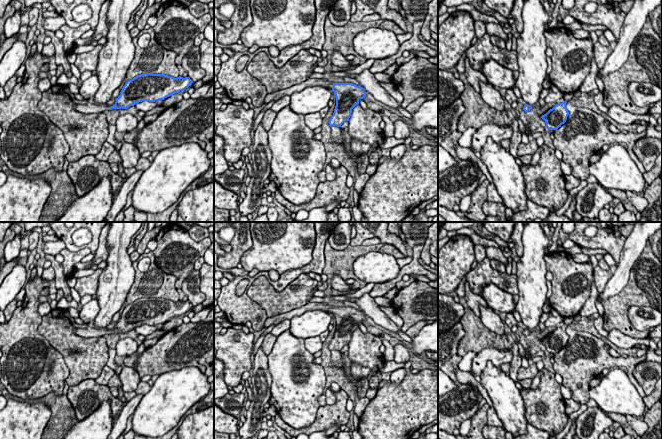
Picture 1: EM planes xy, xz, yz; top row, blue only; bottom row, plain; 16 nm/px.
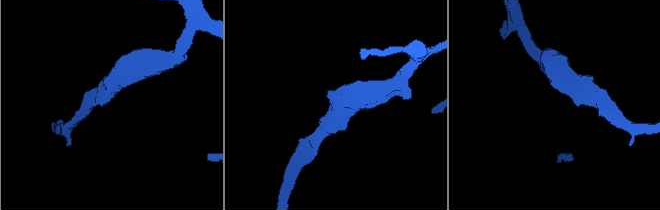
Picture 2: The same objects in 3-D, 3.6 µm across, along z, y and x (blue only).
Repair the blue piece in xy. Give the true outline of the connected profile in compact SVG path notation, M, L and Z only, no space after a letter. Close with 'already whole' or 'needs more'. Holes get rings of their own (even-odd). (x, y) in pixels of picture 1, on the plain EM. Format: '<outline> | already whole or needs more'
M144 297L137 299L131 304L128 304L123 310L120 319L116 322L116 326L113 330L101 330L97 328L92 328L87 326L85 329L77 328L76 334L85 338L91 337L102 337L107 334L112 333L127 333L130 330L134 330L135 328L142 325L155 326L159 324L164 324L165 322L179 317L180 315L184 315L186 312L191 310L193 305L189 301L177 301L174 302L172 300L168 300L165 298L153 298L153 297Z | needs more

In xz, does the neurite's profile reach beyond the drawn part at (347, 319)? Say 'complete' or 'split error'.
split error

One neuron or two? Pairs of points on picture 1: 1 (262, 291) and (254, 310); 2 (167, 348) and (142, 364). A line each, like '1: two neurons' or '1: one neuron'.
1: two neurons
2: one neuron

